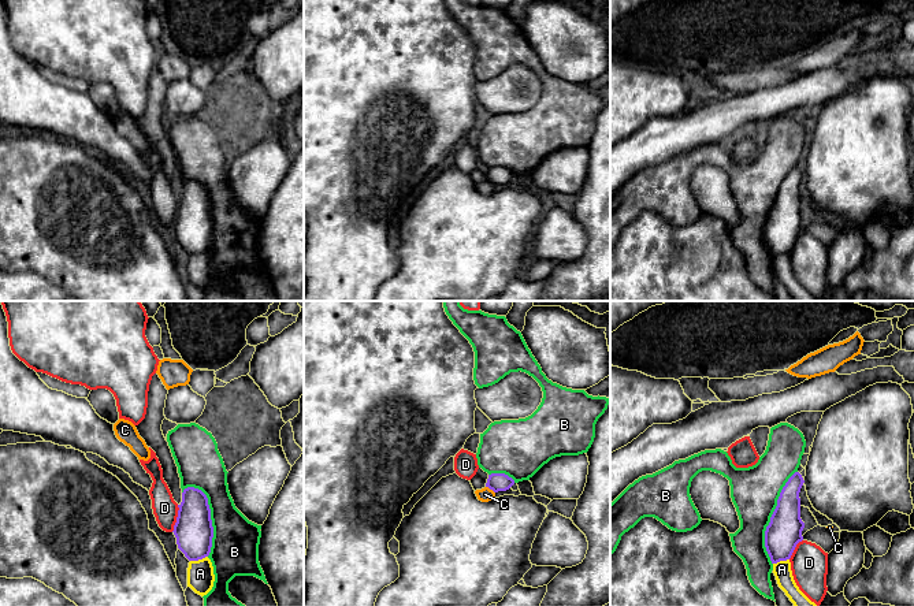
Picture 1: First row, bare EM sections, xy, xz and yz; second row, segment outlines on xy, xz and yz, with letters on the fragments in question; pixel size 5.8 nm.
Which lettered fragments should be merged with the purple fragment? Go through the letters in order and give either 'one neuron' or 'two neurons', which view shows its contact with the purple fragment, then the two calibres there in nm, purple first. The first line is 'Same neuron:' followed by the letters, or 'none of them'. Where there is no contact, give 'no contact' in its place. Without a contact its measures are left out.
Same neuron: none of them
A: two neurons | xy | 220/160 nm
B: two neurons | yz | 200/280 nm
C: two neurons | xz | 110/80 nm
D: two neurons | xy | 220/140 nm

